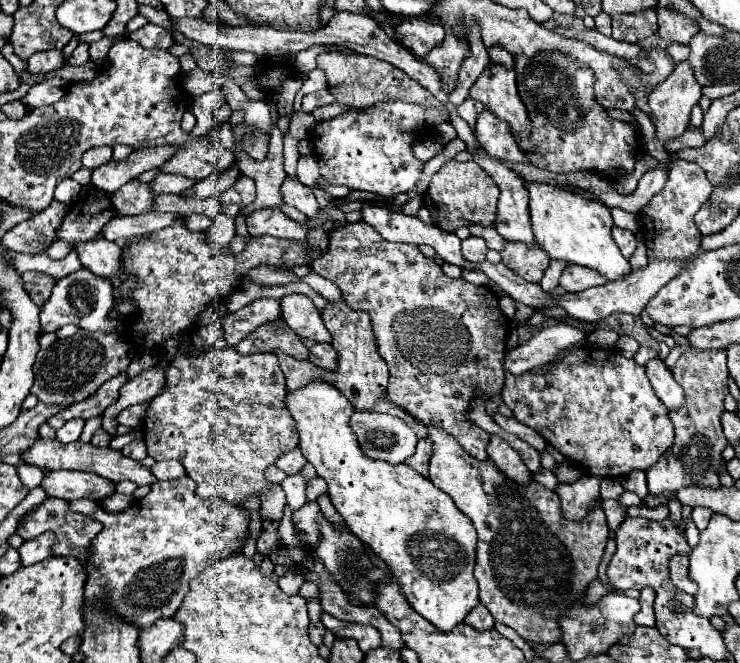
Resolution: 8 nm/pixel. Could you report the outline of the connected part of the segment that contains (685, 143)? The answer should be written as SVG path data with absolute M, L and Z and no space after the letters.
M688 126L686 132L678 140L672 140L668 152L676 152L676 150L682 150L682 148L700 148L700 146L704 146L704 142L706 140L702 140L701 128Z

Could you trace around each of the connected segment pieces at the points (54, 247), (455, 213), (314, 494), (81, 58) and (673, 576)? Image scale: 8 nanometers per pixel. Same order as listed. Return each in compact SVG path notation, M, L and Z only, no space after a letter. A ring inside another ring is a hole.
M62 240L56 242L60 243L53 243L50 245L46 250L46 254L53 260L63 259L70 253L72 246L68 243L61 243L64 242Z
M446 162L432 178L430 188L424 194L424 206L430 210L436 226L446 232L454 232L460 226L468 226L470 222L492 226L496 220L496 202L498 202L498 186L494 180L478 168L474 162Z
M314 478L312 482L308 482L308 488L306 488L308 500L316 500L324 492L326 492L326 482L322 478Z
M80 43L68 59L68 64L71 66L81 66L87 63L90 59L88 49L89 44Z
M672 556L670 558L670 580L678 590L694 596L696 584L688 578L688 556Z

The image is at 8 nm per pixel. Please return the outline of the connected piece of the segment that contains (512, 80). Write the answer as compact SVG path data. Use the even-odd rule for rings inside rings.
M490 64L486 66L486 70L480 74L480 78L476 80L476 84L470 88L470 96L478 102L482 102L496 118L504 120L514 138L518 140L520 148L524 148L526 152L536 152L534 148L534 142L530 140L530 130L532 130L532 122L530 122L530 116L526 112L526 106L522 104L520 96L518 96L518 88L516 88L516 74L512 70L506 70L502 64Z

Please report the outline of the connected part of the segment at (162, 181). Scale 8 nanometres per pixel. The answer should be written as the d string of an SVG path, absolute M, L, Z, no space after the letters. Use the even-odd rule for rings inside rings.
M158 174L152 182L148 182L154 194L180 194L186 192L192 184L194 180L184 180L184 176L174 176L174 174Z

